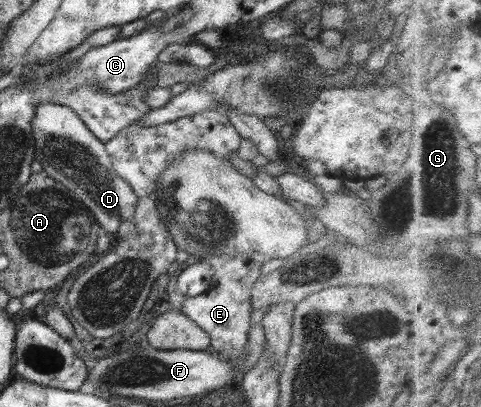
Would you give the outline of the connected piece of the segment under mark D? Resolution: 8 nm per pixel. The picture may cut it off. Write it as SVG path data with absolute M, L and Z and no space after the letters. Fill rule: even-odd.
M57 102L37 104L31 116L31 138L35 145L35 162L42 167L41 170L53 180L61 183L73 198L79 200L92 214L97 227L102 227L107 235L116 236L116 230L123 220L131 221L135 212L135 200L137 197L132 188L122 178L119 178L113 170L110 156L104 149L104 143L97 140L87 130L82 120L67 106Z

